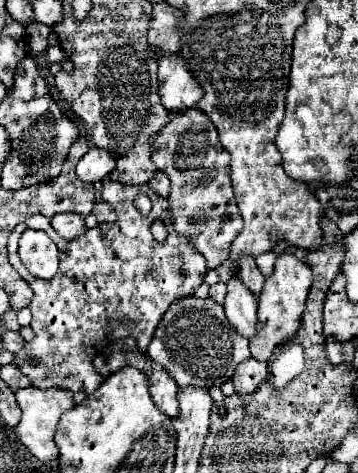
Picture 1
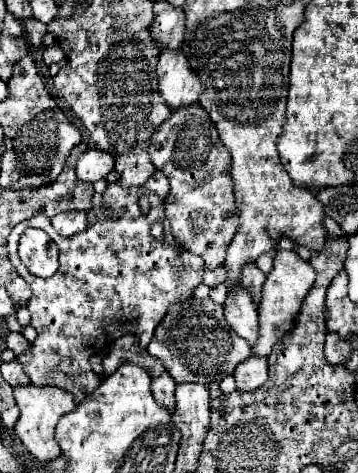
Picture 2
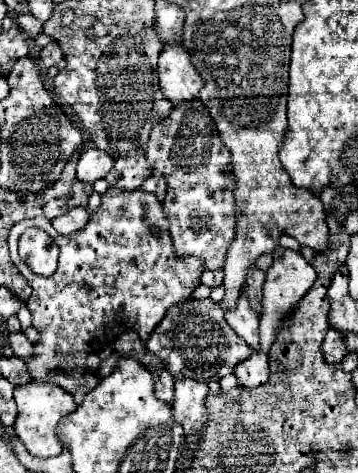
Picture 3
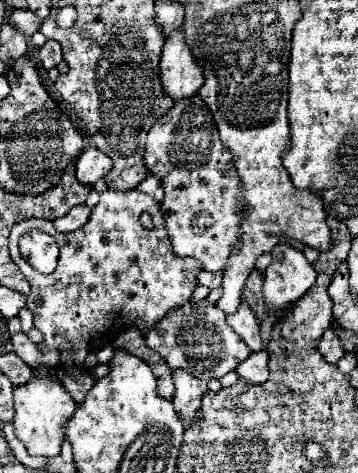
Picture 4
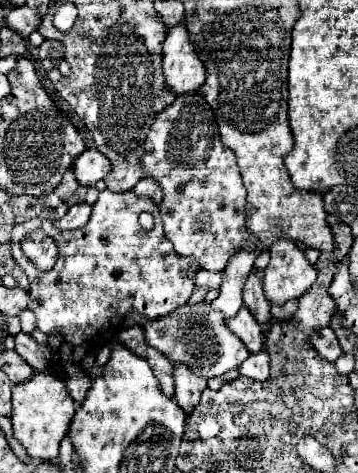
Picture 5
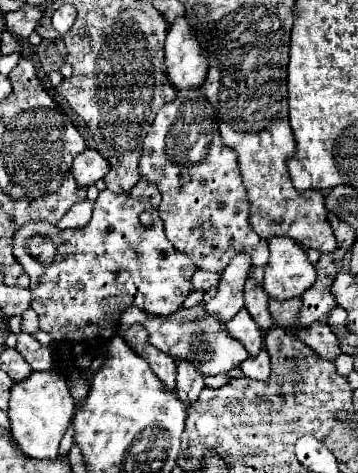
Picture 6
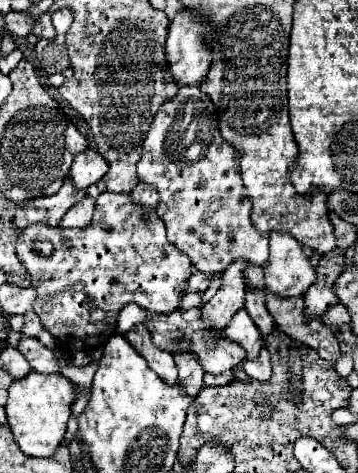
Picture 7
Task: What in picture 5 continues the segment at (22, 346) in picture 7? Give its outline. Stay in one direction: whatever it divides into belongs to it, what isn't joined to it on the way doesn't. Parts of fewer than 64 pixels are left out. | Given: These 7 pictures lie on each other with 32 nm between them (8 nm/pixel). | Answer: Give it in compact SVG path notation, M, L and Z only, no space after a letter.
M24 332L16 334L14 342L16 342L14 350L32 366L32 370L44 370L44 368L48 368L48 360L46 360L48 348L44 348L38 342L34 342L32 336L28 336Z

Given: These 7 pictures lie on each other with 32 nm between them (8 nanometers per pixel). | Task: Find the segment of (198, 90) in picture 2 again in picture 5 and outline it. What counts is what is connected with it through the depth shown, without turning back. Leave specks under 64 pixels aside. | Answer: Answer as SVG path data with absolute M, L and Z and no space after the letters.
M178 24L166 36L162 48L162 72L166 88L176 96L198 92L206 80L204 64L200 64L196 50L190 46L184 24Z

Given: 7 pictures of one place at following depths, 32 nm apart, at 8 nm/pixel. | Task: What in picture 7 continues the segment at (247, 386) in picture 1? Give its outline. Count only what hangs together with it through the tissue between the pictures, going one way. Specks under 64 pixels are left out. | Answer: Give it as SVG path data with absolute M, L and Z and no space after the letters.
M266 348L260 350L260 356L256 360L244 360L242 362L242 370L252 378L252 380L262 380L266 382L272 374L272 366L270 366L270 354Z

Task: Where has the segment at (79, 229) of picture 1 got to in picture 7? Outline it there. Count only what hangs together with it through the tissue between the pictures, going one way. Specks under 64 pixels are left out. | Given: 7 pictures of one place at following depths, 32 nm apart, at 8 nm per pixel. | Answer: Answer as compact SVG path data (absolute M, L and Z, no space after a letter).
M84 198L78 204L74 204L66 216L60 220L60 228L86 228L92 220L92 212L94 212L94 200L92 198Z

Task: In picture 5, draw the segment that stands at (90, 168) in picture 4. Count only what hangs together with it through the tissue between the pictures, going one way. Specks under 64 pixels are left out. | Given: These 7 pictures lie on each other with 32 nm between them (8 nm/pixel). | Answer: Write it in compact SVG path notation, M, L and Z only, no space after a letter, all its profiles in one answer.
M86 148L76 160L74 160L74 174L76 180L84 186L94 186L98 180L102 180L110 172L110 160L100 154L96 148Z

